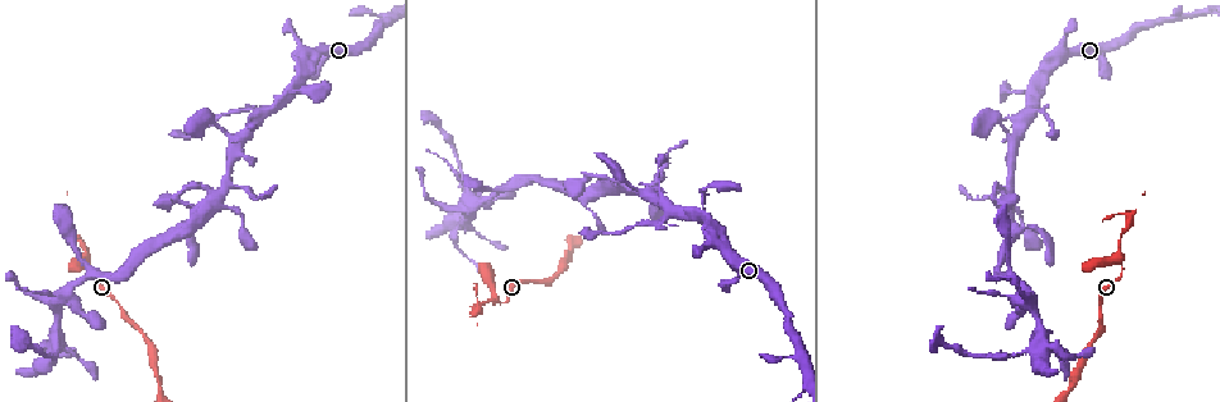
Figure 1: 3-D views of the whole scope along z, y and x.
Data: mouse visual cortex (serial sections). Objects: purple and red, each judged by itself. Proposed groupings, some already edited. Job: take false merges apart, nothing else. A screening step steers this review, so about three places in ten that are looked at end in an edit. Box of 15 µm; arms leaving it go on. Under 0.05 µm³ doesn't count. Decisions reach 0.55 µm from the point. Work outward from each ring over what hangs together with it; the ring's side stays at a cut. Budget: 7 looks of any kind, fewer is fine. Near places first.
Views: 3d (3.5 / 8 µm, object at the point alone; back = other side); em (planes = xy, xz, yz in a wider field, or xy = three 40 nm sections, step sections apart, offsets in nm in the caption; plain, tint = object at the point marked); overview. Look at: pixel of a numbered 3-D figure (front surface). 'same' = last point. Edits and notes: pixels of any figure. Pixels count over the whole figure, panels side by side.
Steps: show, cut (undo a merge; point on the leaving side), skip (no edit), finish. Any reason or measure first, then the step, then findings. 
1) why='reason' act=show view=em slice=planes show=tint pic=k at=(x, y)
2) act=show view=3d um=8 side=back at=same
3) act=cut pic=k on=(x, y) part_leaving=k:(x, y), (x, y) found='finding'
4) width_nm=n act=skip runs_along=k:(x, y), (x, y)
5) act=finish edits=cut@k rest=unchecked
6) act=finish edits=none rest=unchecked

why='two arms at a narrow angle' act=show view=3d um=3.5 pic=1 at=(673, 210)

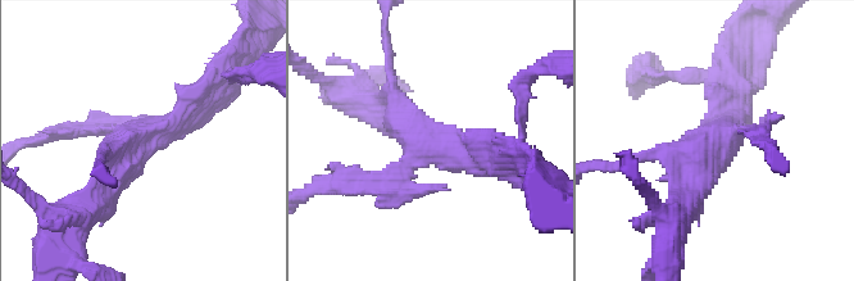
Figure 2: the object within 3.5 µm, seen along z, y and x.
act=show view=em slice=xy step=5 show=tint pic=2 at=(431, 147)

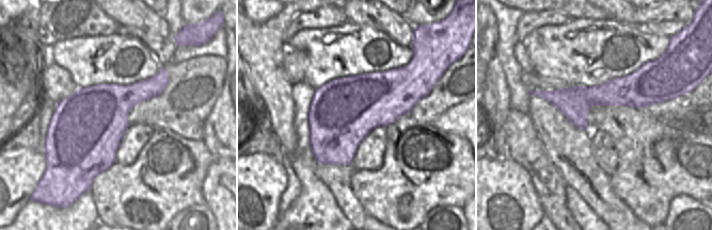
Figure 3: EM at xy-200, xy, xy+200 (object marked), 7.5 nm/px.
act=show view=em slice=xy step=3 show=tint at=same

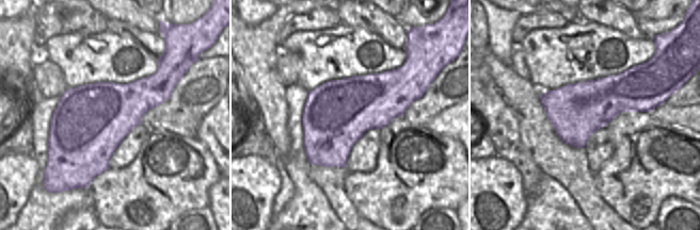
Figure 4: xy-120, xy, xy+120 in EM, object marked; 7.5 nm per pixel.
act=skip runs_along=2:(209, 93), (95, 198) found='all the same cell'

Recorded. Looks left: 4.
why='two arms in line, one across' act=show view=3d um=3.5 pic=1 at=(224, 182)

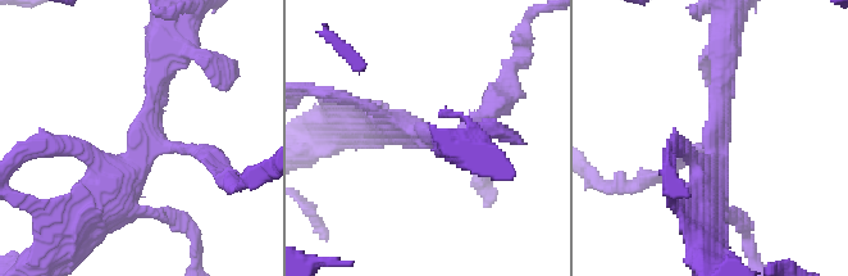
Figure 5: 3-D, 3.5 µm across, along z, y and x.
arms=3 arm_widths_nm=150,300,350 act=show view=em slice=xy step=5 show=tint pic=5 at=(715, 130)

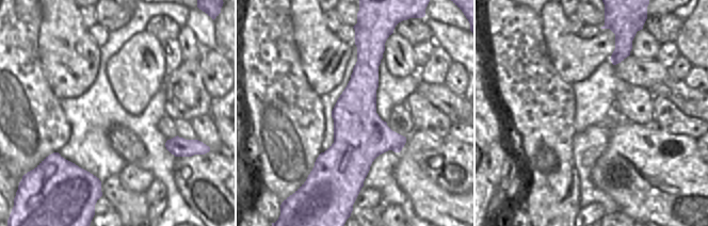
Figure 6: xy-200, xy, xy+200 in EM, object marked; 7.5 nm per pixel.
act=skip runs_along=6:(364, 45), (347, 186) found='continuous, no second cell'

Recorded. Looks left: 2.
why='four arms meet' act=show view=3d um=3.5 pic=1 at=(484, 197)

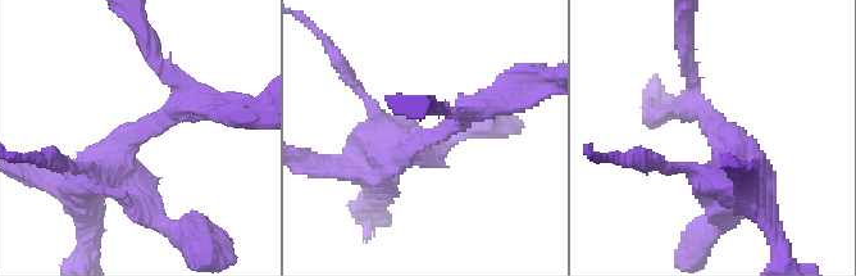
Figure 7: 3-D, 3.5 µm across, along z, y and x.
arms=4 arm_widths_nm=300,300,350,350 act=show view=em slice=planes show=tint pic=7 at=(424, 134)

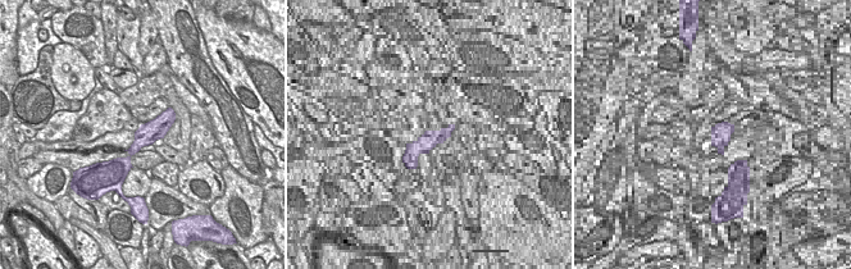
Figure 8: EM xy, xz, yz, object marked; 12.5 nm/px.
act=skip runs_along=8:(169, 112), (118, 168) found='all the same cell'

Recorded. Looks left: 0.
act=finish edits=none rest=unchecked

